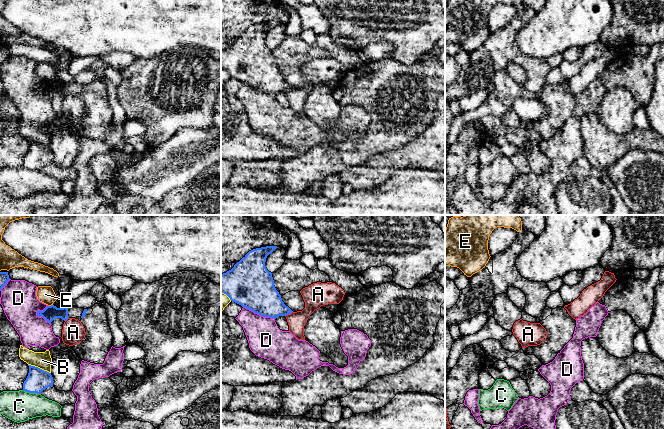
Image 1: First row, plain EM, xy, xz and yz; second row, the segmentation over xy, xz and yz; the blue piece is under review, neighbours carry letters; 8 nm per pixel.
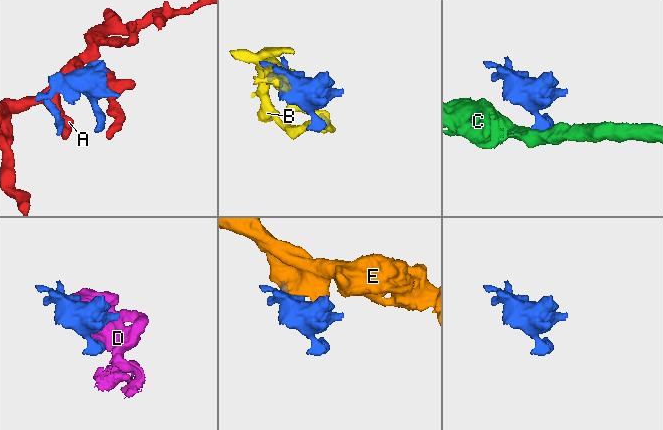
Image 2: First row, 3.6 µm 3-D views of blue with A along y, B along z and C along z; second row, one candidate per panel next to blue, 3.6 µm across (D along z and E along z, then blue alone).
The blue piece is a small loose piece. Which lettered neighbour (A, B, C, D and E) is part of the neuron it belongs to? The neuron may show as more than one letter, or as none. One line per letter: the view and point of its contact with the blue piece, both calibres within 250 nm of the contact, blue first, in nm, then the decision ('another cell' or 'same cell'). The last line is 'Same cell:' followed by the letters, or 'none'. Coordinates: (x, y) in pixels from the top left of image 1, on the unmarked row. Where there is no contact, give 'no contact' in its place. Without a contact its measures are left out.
A: meets blue in xz at (288, 89); 260 nm thick on the blue side, 190 nm on the other; another cell
B: meets blue in xy at (39, 144); 180 nm thick on the blue side, 140 nm on the other; another cell
C: meets blue in xy at (32, 168); 180 nm thick on the blue side, 260 nm on the other; another cell
D: meets blue in xz at (259, 90); 360 nm thick on the blue side, 280 nm on the other; another cell
E: meets blue in xy at (51, 81); 110 nm thick on the blue side, 140 nm on the other; another cell
Same cell: none

